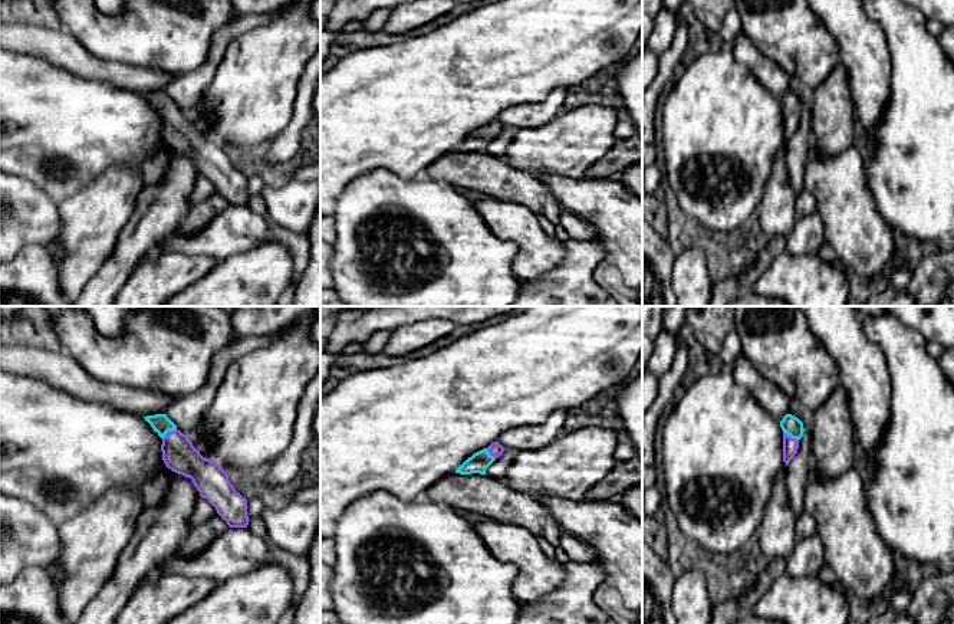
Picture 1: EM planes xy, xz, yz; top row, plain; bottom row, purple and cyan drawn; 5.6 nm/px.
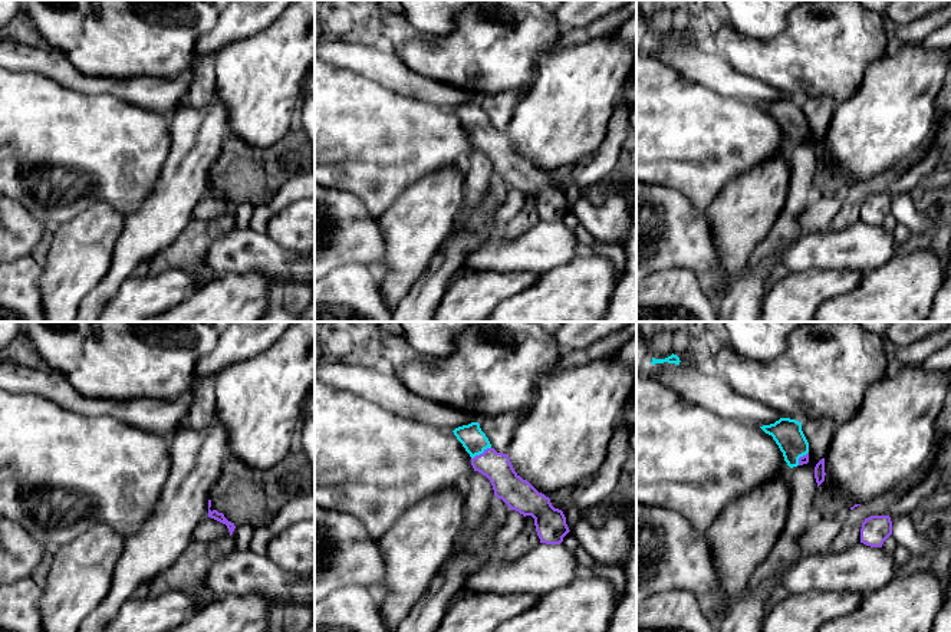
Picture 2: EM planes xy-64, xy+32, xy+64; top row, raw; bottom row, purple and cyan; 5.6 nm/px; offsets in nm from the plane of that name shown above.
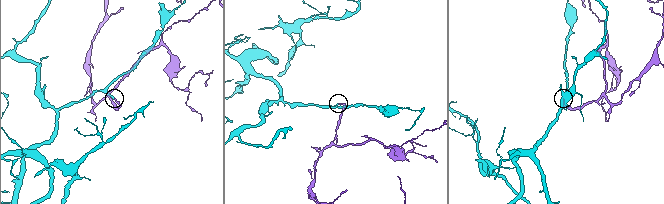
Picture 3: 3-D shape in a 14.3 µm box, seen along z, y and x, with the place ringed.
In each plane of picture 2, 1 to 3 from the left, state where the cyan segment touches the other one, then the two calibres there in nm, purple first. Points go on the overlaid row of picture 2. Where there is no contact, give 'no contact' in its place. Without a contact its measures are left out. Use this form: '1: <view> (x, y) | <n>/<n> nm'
1: no contact
2: xy+32 (480, 454) | 160/140 nm
3: xy+64 (800, 457) | 50/160 nm

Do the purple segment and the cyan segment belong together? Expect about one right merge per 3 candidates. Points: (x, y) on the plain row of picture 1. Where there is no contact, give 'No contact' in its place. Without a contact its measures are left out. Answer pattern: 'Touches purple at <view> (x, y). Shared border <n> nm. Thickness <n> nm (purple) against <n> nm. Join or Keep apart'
Touches purple at xy (168, 109). Shared border 100 nm. Thickness 190 nm (purple) against 100 nm. Join

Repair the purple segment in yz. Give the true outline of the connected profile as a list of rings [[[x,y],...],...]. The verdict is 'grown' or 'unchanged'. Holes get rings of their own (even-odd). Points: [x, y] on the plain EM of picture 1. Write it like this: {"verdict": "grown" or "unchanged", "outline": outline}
{"verdict": "grown", "outline": [[[792,92],[783,95],[780,105],[783,108],[783,139],[787,144],[797,131],[799,118],[802,116],[805,106],[803,101]]]}

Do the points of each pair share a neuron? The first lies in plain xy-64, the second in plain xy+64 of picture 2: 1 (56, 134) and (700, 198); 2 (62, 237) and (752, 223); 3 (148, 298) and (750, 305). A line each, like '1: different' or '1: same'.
1: same
2: same
3: different

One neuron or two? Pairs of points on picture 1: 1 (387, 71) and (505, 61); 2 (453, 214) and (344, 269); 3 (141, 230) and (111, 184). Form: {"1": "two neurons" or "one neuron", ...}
{"1": "one neuron", "2": "one neuron", "3": "two neurons"}

